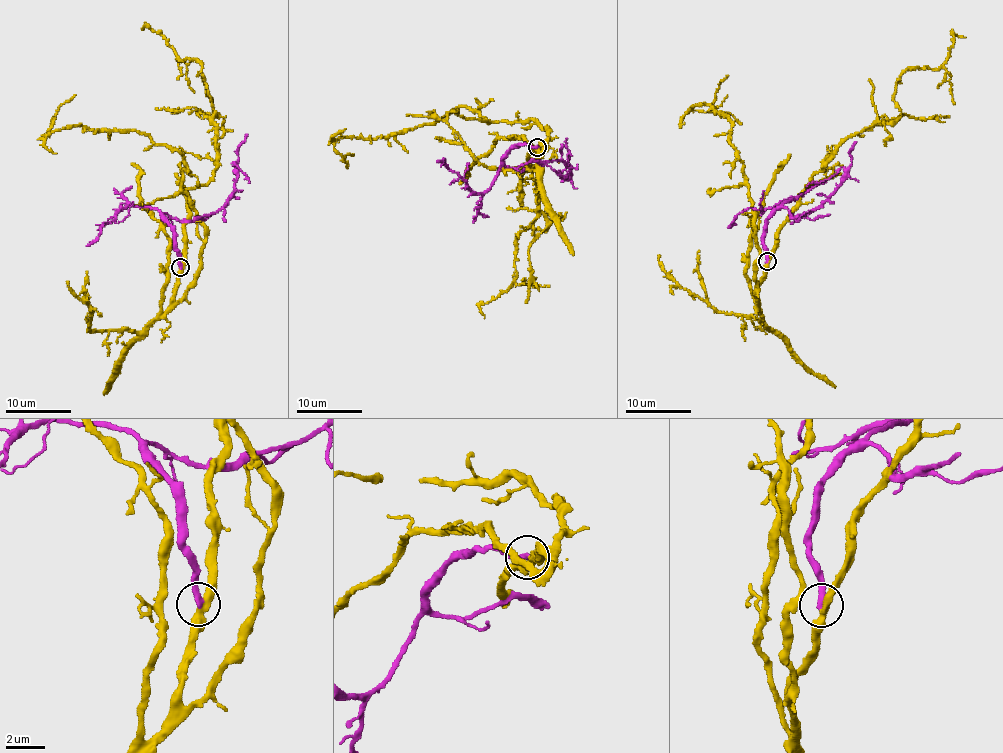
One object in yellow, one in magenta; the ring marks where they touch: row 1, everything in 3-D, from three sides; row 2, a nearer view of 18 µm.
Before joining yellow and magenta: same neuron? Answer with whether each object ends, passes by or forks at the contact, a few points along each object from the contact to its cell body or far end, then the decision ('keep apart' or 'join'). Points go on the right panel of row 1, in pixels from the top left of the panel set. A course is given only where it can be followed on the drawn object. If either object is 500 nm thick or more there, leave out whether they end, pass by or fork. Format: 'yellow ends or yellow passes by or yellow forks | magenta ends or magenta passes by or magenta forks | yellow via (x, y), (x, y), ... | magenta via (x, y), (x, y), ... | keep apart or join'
yellow passes by | magenta ends | yellow via (766, 262), (755, 293), (754, 213), (728, 117), (691, 106), (712, 109), (728, 75) | magenta via (766, 260), (764, 225), (776, 210), (782, 206), (796, 217), (813, 210), (841, 183), (844, 168), (806, 186) | keep apart

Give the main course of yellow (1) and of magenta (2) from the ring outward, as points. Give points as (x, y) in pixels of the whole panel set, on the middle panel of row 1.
1: (537, 146), (548, 131), (534, 122), (488, 121), (467, 107), (374, 138), (337, 138), (343, 160), (354, 155)
2: (536, 146), (515, 144), (505, 164), (563, 159), (571, 174), (561, 173), (568, 159), (566, 138)

